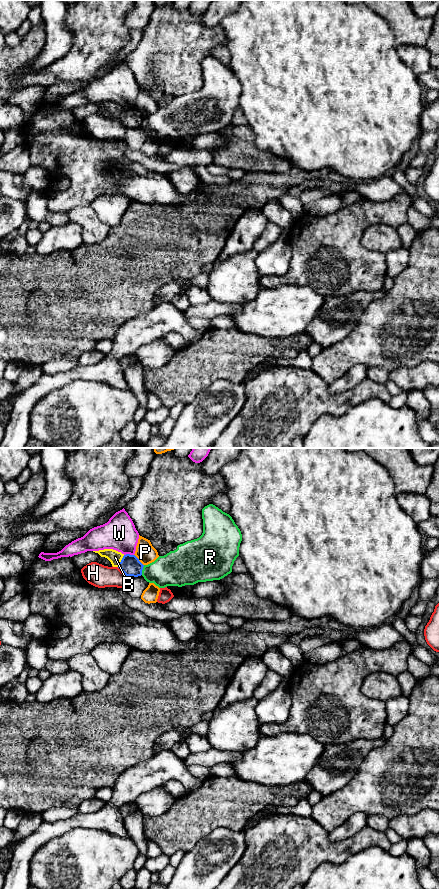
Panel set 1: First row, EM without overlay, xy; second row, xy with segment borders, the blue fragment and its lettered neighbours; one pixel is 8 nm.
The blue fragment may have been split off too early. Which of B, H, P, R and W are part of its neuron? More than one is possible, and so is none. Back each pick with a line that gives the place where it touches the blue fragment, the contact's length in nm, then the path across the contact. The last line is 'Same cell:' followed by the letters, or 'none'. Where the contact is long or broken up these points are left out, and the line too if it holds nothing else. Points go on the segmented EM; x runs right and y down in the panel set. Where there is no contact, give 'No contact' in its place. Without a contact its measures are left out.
Same cell: none

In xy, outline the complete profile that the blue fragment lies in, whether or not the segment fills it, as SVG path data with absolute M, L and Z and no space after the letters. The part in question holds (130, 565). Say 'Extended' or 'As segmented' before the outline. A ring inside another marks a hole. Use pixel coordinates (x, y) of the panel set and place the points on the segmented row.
As segmented. M126 554L123 556L118 568L126 575L138 577L142 575L144 565L135 555Z

